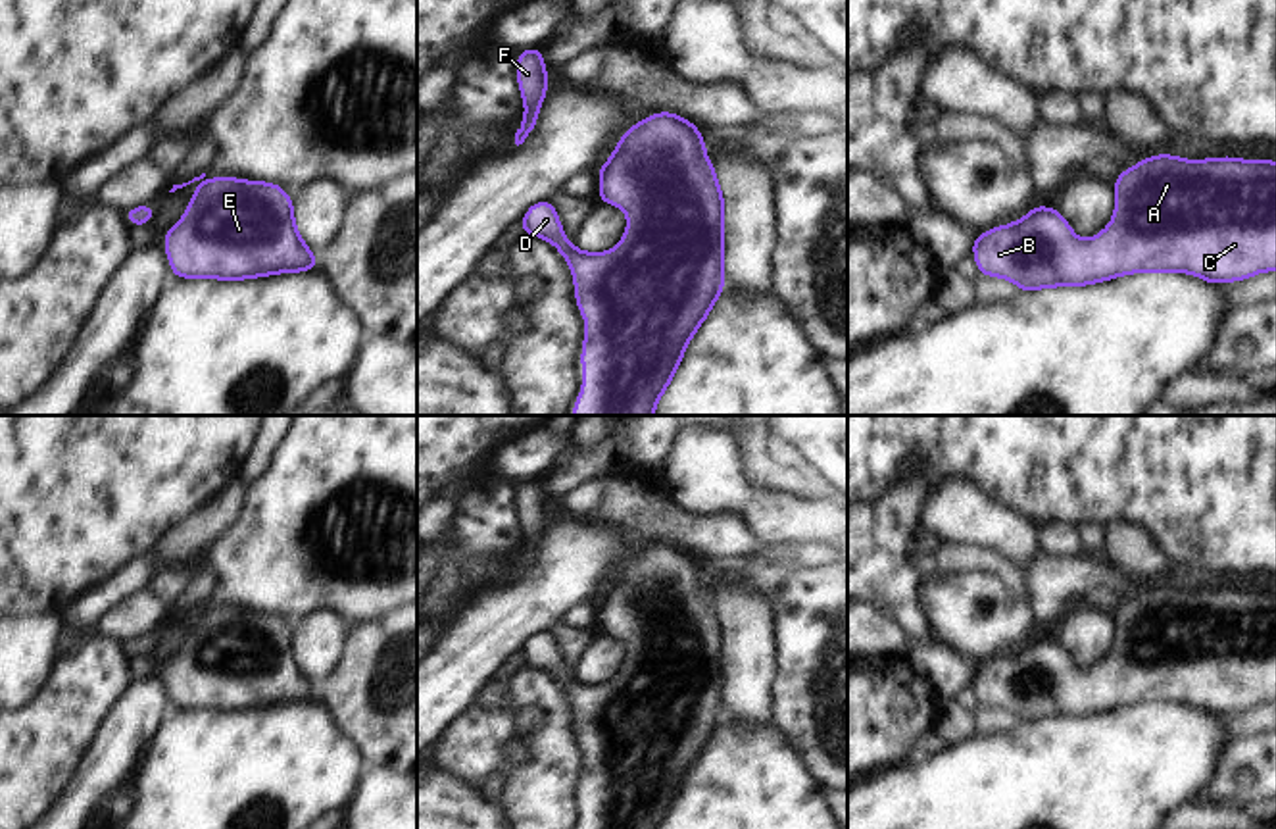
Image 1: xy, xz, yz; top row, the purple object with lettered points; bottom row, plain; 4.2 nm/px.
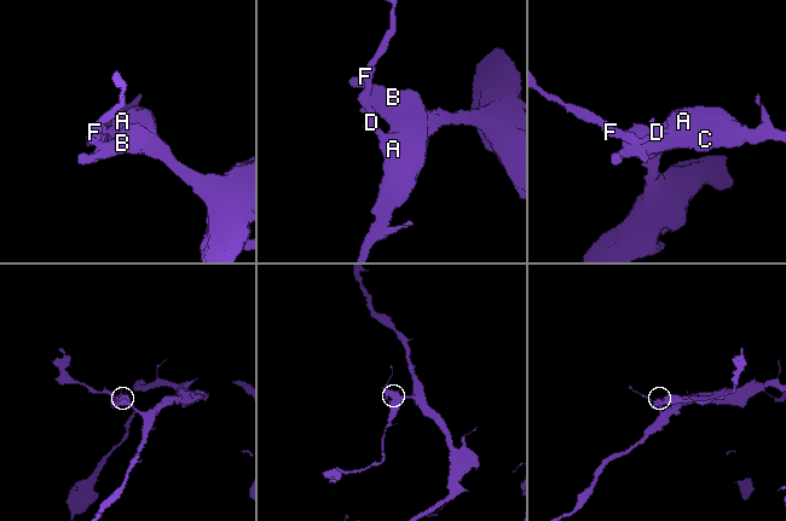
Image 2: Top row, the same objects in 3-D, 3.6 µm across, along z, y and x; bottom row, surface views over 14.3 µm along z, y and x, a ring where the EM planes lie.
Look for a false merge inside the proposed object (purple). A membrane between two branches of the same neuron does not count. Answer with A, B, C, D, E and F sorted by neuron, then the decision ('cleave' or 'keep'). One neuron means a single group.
groups A B C D E F; keep

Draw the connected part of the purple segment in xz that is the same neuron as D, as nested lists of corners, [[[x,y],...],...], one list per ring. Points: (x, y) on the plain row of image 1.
[[[655,542],[621,565],[611,589],[596,602],[596,633],[626,642],[626,664],[609,683],[580,683],[571,675],[550,631],[534,633],[519,662],[552,673],[575,710],[575,733],[586,752],[582,769],[582,823],[577,829],[661,829],[671,816],[694,764],[724,723],[724,625],[707,590],[698,556],[673,542]]]

